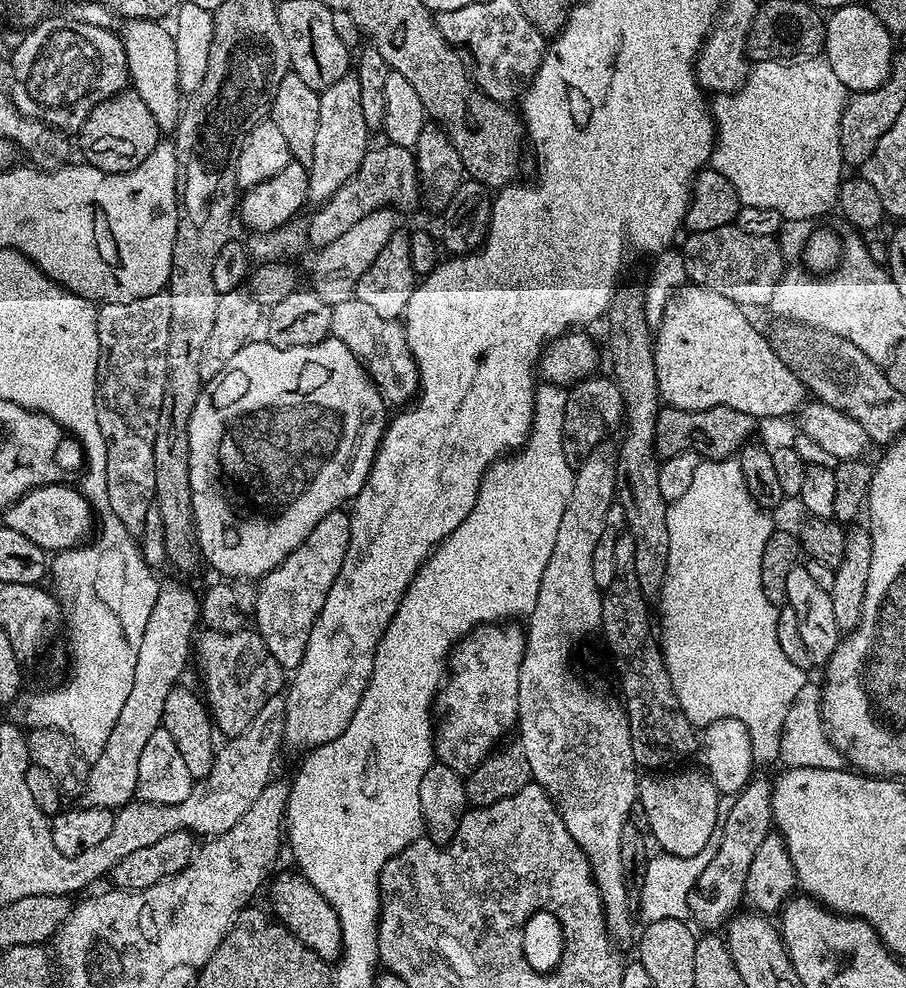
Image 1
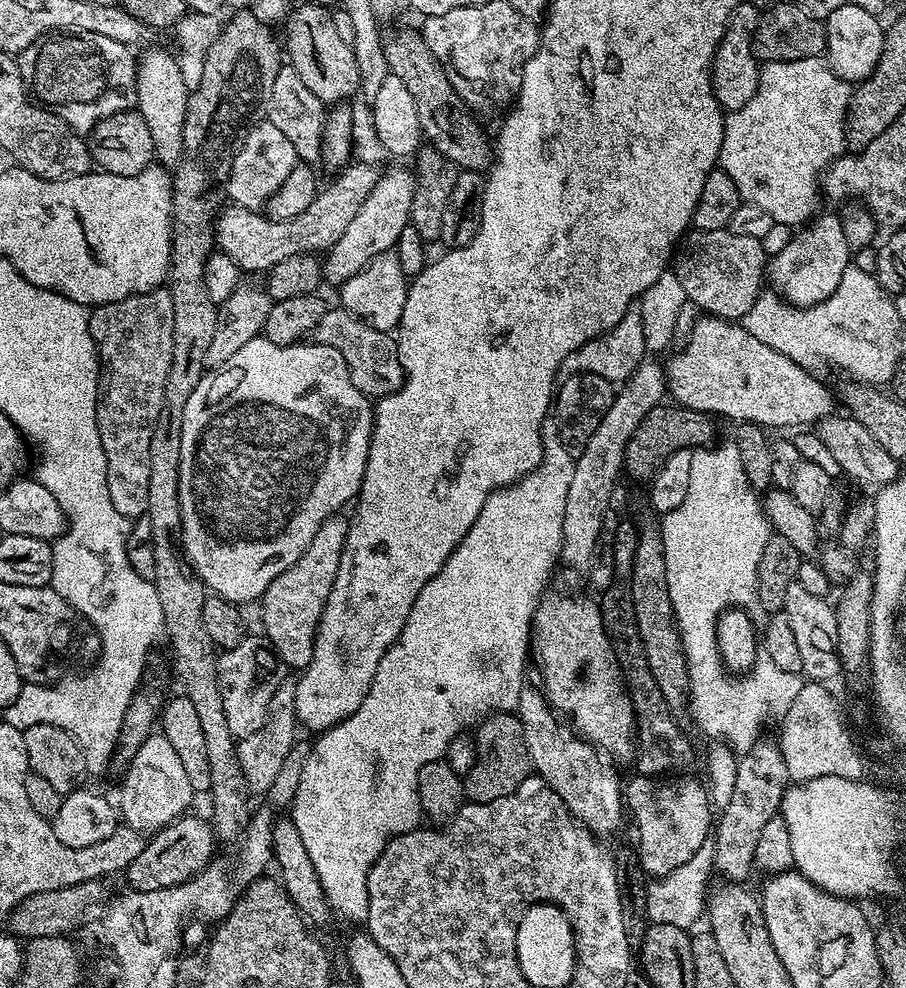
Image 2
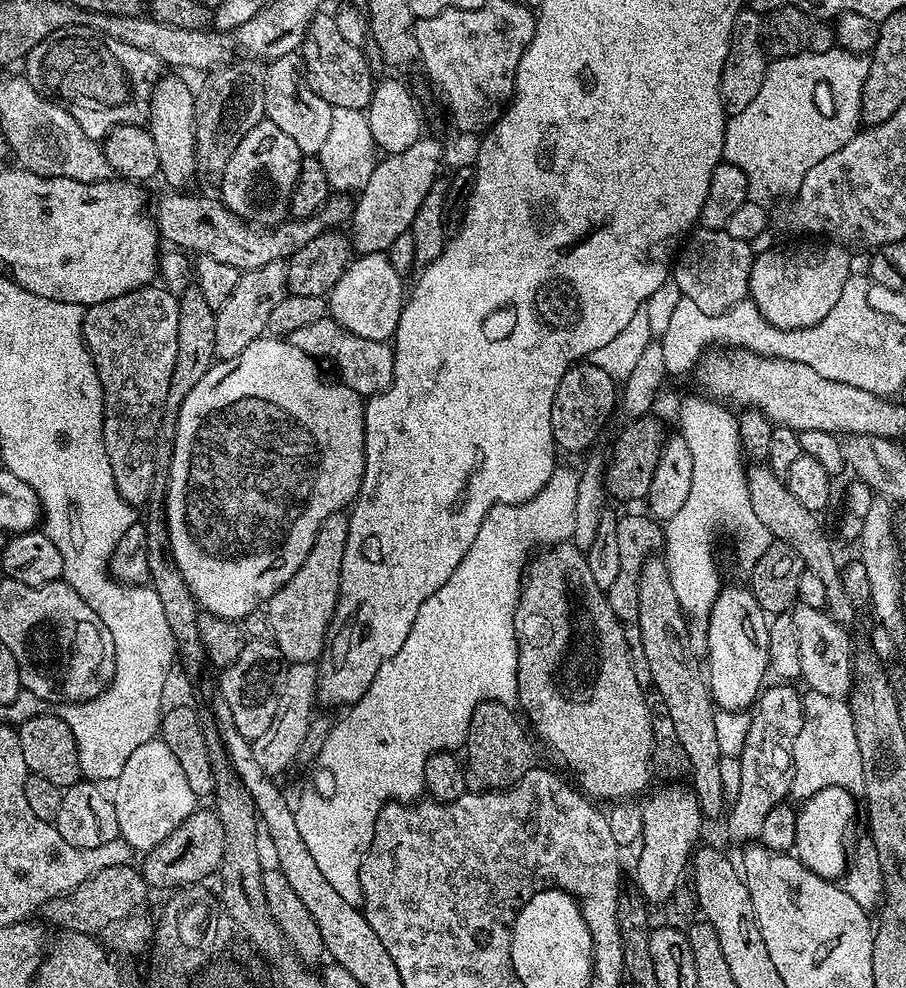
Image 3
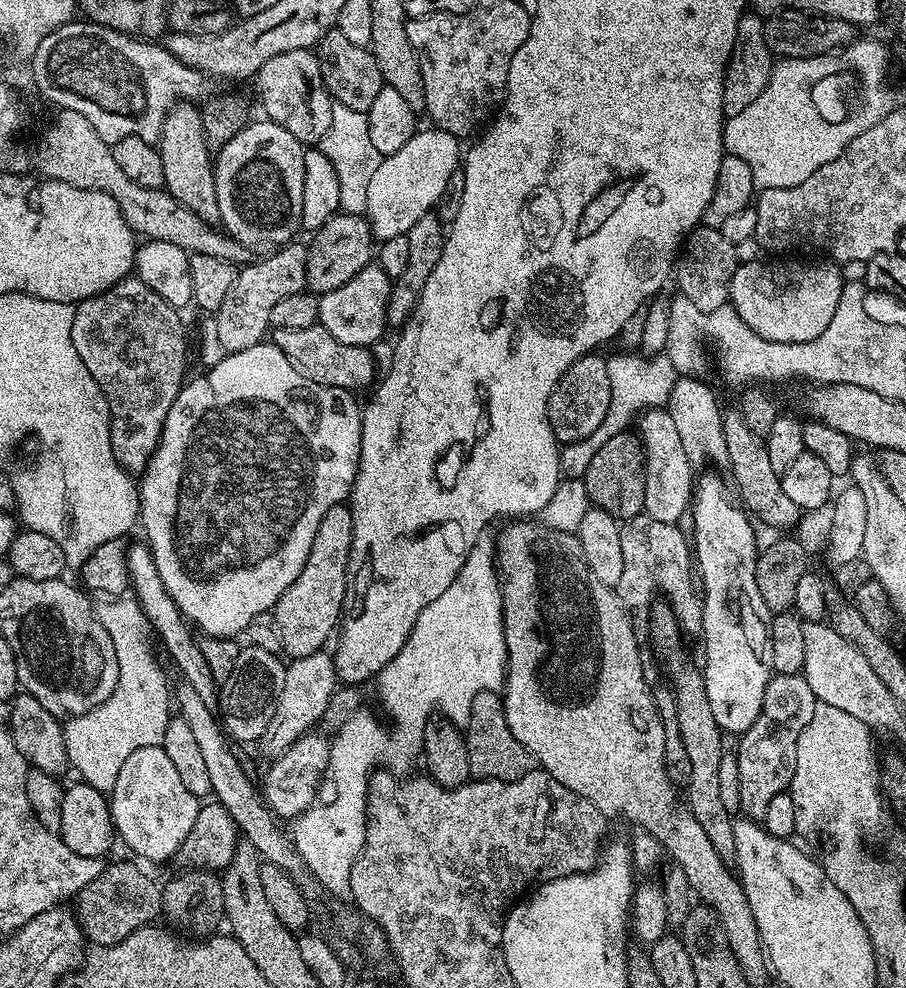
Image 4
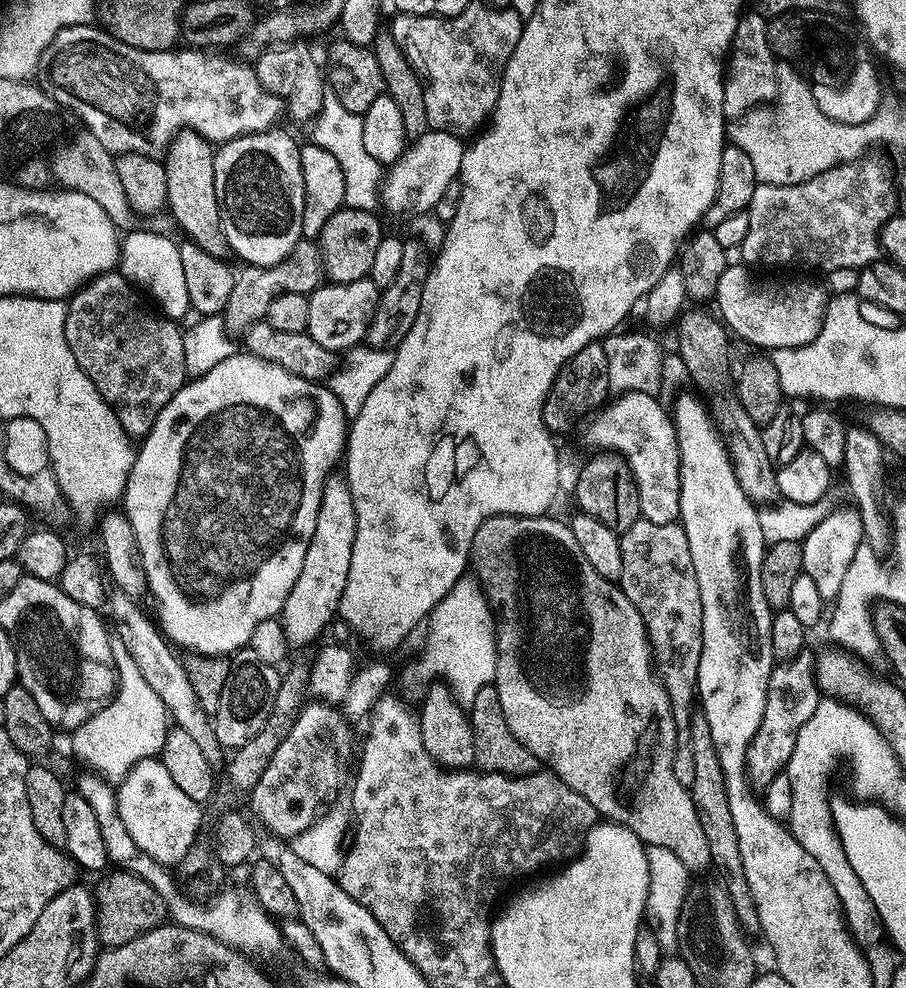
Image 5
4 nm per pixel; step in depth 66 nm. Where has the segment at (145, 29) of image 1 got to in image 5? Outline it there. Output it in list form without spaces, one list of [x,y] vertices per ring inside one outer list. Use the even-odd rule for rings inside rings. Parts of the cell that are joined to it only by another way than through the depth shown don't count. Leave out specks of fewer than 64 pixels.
[[[181,128],[176,133],[162,157],[168,191],[166,208],[172,211],[173,218],[191,243],[202,246],[202,250],[206,250],[206,254],[214,254],[214,258],[228,260],[230,249],[220,221],[218,194],[214,194],[215,157],[213,145],[202,134],[190,128]]]

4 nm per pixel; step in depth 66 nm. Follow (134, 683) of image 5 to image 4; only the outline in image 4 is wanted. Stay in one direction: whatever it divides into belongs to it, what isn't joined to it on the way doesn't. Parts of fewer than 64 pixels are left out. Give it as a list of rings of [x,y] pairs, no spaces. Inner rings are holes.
[[[112,598],[104,603],[108,604],[99,605],[98,615],[102,626],[112,635],[114,654],[118,654],[118,686],[106,702],[86,714],[71,717],[64,724],[64,741],[69,765],[80,775],[77,777],[108,794],[114,782],[118,782],[118,770],[122,770],[134,750],[163,741],[170,713],[168,686],[148,641],[150,627],[146,614],[132,598]]]

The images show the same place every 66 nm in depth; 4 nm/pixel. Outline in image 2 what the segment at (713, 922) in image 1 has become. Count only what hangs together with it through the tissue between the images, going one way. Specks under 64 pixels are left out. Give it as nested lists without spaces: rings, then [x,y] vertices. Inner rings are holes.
[[[767,738],[761,739],[749,752],[737,759],[737,777],[730,804],[719,813],[714,824],[714,868],[717,873],[724,875],[725,881],[744,882],[754,872],[754,850],[758,846],[758,838],[762,835],[766,822],[770,822],[770,818],[779,813],[784,792],[789,787],[790,779],[779,743],[772,741],[771,744]]]

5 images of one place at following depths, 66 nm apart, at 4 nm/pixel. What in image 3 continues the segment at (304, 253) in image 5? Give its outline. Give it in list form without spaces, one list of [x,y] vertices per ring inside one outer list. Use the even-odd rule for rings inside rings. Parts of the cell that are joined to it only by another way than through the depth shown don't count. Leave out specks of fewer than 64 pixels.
[[[282,260],[266,262],[266,266],[258,266],[241,271],[238,286],[230,293],[230,298],[222,302],[220,308],[215,309],[216,321],[214,322],[214,350],[216,360],[232,360],[250,342],[261,339],[268,332],[270,314],[282,298],[289,295],[288,279],[286,278],[287,263]]]

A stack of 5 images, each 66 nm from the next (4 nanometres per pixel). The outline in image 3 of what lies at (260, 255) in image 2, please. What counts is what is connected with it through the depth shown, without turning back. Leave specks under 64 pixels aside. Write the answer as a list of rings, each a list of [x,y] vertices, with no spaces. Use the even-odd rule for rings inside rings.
[[[166,192],[158,202],[154,211],[154,223],[157,235],[184,252],[215,258],[217,262],[226,262],[226,266],[234,266],[241,270],[266,266],[266,262],[275,260],[287,261],[306,242],[321,236],[325,230],[336,230],[340,223],[351,217],[353,201],[347,195],[336,194],[326,201],[324,207],[315,216],[307,216],[305,220],[289,218],[275,228],[257,228],[245,224],[219,199],[203,200],[200,196],[188,196],[186,192]]]

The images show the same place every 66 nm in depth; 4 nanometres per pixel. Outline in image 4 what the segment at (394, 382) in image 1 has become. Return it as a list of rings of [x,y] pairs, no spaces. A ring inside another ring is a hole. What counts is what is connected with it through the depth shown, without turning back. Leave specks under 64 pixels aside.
[[[319,322],[314,326],[306,326],[306,330],[272,328],[270,340],[278,350],[282,350],[282,354],[286,354],[296,372],[303,374],[307,380],[313,380],[321,388],[357,390],[366,387],[368,383],[371,385],[377,379],[372,356],[368,353],[371,351],[367,347],[340,344]]]

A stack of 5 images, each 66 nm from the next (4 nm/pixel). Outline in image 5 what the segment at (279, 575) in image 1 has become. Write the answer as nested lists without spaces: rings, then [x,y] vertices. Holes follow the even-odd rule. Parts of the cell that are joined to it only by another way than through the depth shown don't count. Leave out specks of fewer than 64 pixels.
[[[334,474],[324,484],[318,518],[314,522],[314,538],[310,538],[298,582],[294,582],[294,590],[290,590],[278,617],[289,645],[315,645],[321,639],[319,636],[327,630],[328,623],[337,619],[342,590],[346,590],[346,578],[350,574],[350,554],[354,550],[355,533],[354,498],[348,489],[347,479],[343,475]]]

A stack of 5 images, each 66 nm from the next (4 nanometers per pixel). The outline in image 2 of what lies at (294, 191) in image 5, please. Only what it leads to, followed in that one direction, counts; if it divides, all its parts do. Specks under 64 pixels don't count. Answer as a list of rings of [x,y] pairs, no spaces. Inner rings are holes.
[[[267,122],[253,123],[240,141],[234,166],[230,166],[227,199],[233,204],[248,208],[251,212],[260,212],[267,205],[274,190],[278,190],[278,186],[286,182],[290,170],[294,170],[297,163],[294,145],[278,131],[278,126]]]

